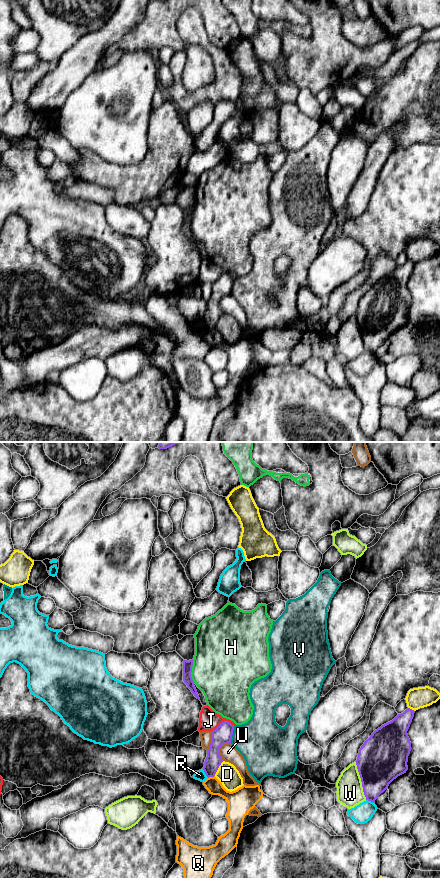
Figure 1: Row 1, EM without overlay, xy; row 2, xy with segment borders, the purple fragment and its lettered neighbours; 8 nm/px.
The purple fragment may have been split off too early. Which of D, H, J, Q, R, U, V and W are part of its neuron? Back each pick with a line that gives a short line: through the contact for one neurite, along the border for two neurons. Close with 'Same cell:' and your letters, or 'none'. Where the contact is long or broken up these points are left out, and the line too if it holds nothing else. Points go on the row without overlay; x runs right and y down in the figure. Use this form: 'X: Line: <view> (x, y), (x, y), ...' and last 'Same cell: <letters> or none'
Same cell: none

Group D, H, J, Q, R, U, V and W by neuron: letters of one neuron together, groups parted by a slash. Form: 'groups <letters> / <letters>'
groups D / H / J / Q / R / U / V / W

